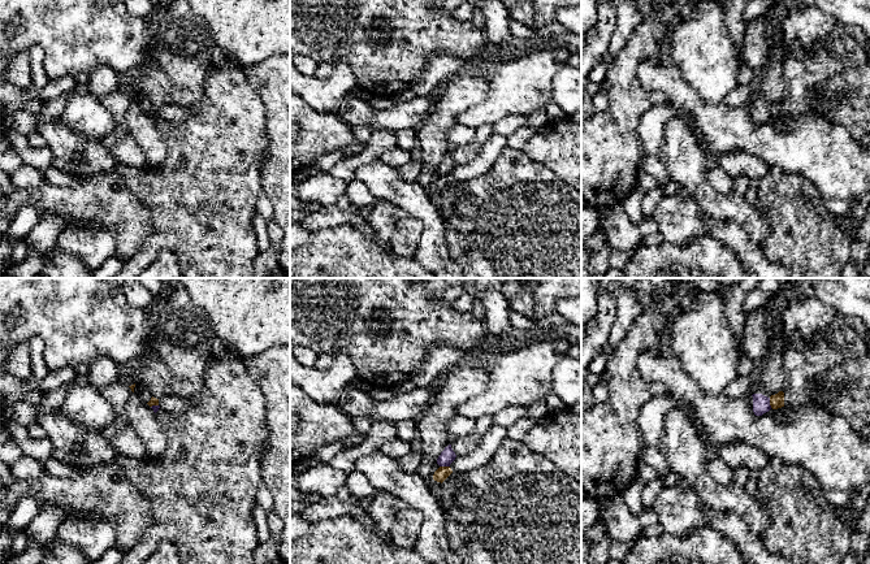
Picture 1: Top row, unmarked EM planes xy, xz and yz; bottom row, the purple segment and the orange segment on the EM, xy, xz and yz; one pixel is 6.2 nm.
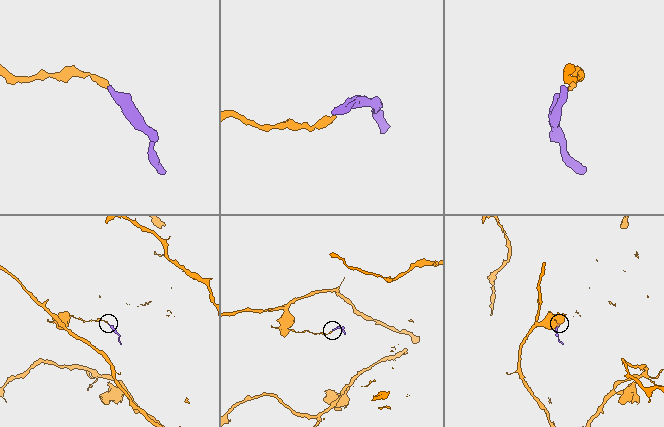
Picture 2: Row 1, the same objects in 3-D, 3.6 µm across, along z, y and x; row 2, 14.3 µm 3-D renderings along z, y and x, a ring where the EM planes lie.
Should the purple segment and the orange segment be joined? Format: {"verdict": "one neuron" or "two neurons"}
{"verdict": "two neurons"}

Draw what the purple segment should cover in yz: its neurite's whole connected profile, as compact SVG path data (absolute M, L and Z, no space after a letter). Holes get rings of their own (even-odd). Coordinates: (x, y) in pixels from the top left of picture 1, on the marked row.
M754 383L750 389L753 396L753 412L756 416L762 416L771 409L770 396L762 385Z

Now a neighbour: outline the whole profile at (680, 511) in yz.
M683 483L663 489L654 503L658 522L675 537L687 537L705 525L705 508L702 499Z

